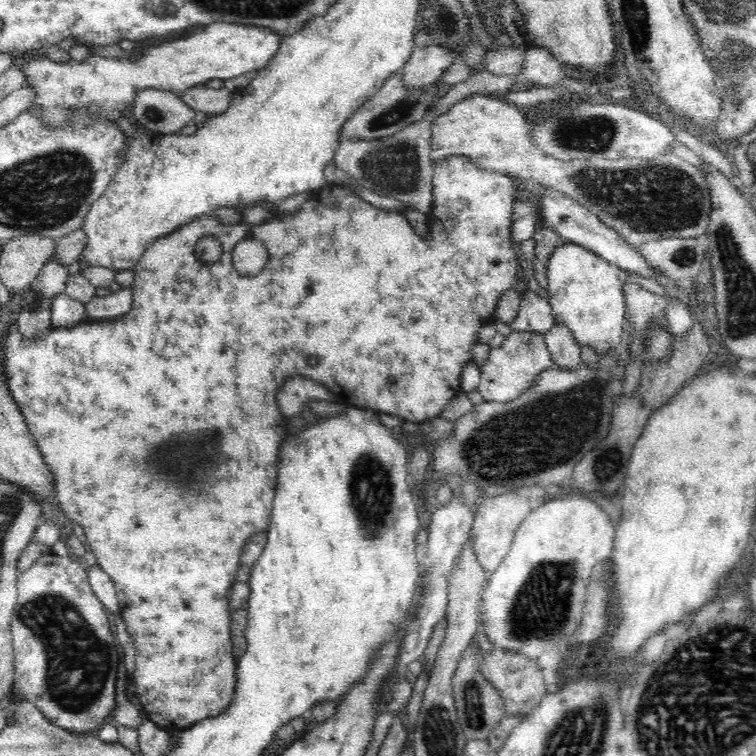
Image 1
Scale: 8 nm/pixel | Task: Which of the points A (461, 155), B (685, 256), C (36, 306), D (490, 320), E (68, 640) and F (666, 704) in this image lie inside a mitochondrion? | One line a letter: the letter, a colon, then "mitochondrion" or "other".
A: other
B: mitochondrion
C: mitochondrion
D: other
E: mitochondrion
F: mitochondrion

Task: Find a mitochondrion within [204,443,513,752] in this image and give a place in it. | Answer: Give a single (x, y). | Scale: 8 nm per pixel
(368, 489)

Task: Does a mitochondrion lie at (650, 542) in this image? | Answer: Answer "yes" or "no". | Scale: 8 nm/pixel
no

